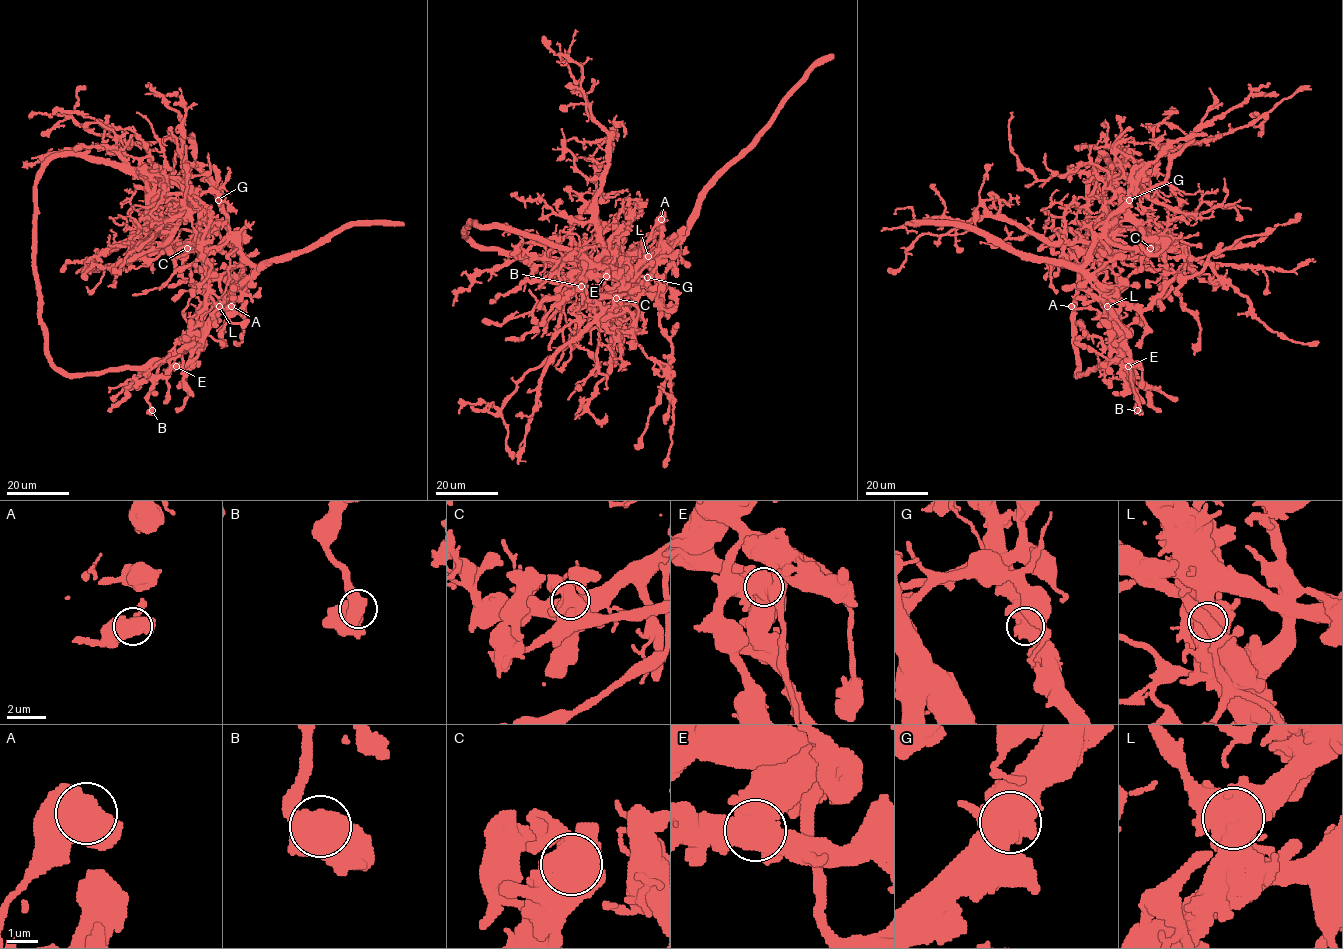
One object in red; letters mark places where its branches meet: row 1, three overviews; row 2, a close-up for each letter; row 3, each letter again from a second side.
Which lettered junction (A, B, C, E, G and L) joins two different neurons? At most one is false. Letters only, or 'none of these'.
E

